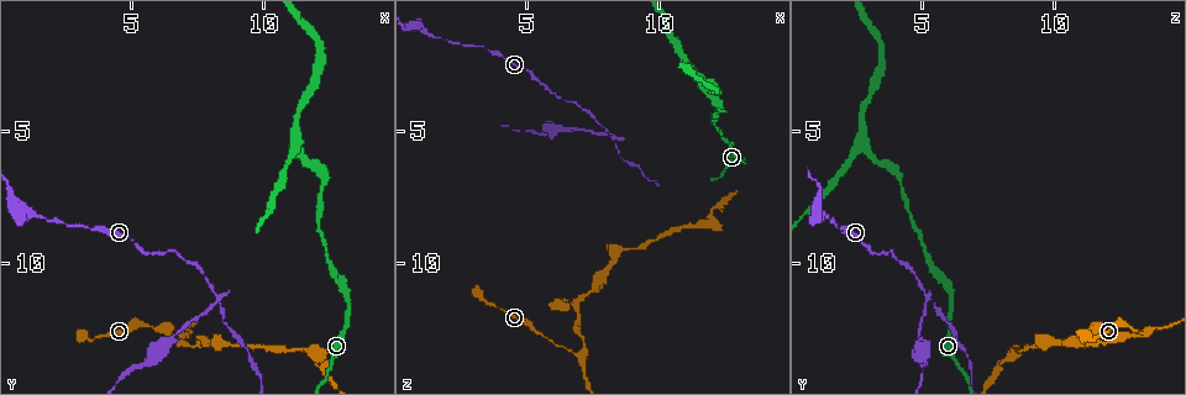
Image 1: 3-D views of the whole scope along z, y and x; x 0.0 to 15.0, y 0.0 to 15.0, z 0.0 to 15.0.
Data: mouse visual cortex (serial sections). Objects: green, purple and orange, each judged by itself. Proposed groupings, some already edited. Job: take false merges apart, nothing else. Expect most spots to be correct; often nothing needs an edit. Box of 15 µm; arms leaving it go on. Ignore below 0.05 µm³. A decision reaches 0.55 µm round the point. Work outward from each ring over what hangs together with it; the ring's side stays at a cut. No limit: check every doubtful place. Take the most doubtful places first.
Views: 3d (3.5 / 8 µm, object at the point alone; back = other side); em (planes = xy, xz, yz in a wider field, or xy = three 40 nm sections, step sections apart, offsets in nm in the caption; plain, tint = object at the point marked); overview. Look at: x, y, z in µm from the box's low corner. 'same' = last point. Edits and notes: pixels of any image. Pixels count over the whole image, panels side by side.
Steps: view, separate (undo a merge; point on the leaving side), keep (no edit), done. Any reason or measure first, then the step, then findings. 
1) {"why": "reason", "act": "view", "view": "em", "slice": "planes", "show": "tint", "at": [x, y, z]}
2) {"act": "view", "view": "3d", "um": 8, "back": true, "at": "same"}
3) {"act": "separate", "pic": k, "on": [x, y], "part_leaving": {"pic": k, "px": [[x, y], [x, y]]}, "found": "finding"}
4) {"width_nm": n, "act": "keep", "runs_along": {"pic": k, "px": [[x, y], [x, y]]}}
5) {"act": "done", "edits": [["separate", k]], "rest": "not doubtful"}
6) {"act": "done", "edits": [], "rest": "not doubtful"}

{"why": "thin neck", "act": "view", "view": "3d", "um": 3.5, "at": [8.3, 11.3, 5.2]}

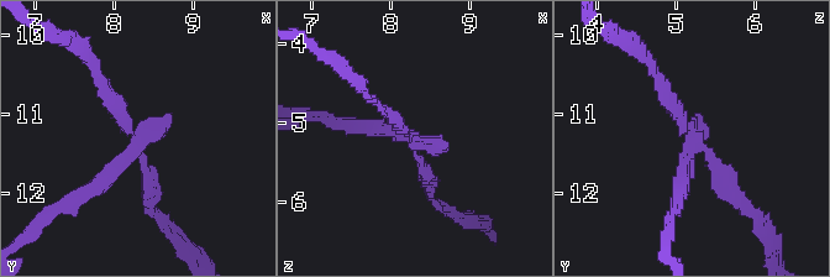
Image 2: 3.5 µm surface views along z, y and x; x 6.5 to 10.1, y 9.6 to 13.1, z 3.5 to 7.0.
{"why": "now the EM", "act": "view", "view": "em", "slice": "xy", "step": 2, "show": "tint", "at": [8.25, 11.35, 5.20]}

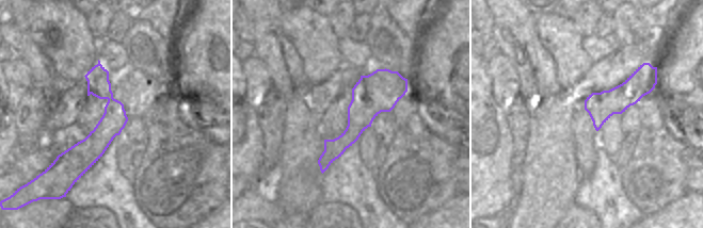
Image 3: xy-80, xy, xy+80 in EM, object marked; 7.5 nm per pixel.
{"act": "separate", "pic": 2, "on": [109, 173], "part_leaving": {"pic": 2, "px": [[132, 135], [125, 161], [53, 210]]}, "found": "two cells meet here"}

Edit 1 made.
{"act": "view", "view": "overview"}

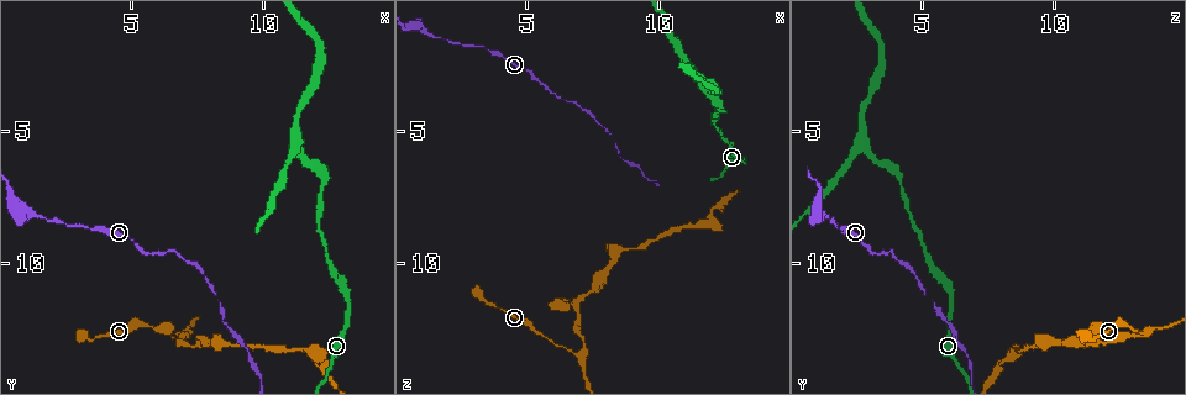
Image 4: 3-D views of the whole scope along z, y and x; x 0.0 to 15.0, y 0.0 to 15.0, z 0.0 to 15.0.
{"why": "side arm on a straight run", "act": "view", "view": "3d", "um": 3.5, "at": [7.1, 12.6, 13.5]}

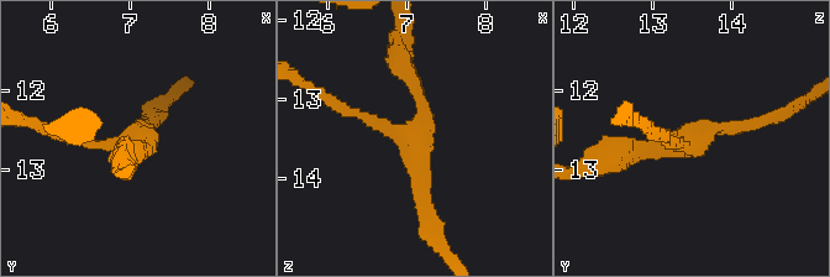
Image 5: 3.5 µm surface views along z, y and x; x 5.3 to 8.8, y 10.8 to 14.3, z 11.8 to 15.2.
{"arms": 3, "arm_widths_nm": [150, 200, 200], "act": "view", "view": "em", "slice": "xy", "step": 2, "show": "plain", "at": [7.05, 12.65, 13.45]}

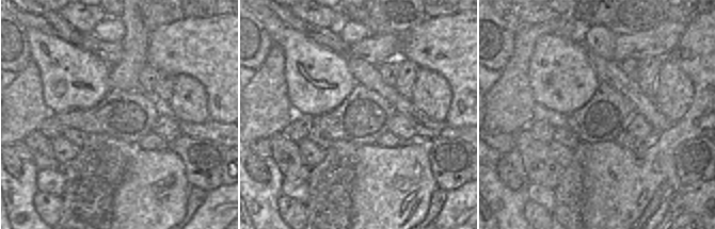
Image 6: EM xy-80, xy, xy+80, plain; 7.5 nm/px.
{"act": "view", "view": "em", "slice": "xy", "step": 2, "show": "tint", "at": "same"}

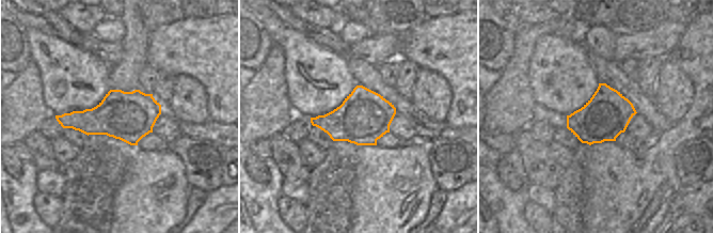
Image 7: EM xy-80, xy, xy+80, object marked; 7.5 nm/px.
{"act": "keep", "runs_along": {"pic": 5, "px": [[337, 106], [413, 135], [420, 94], [402, 66]]}, "found": "one cell here"}

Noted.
{"why": "arms part here", "act": "view", "view": "3d", "um": 8, "at": [11.4, 5.5, 2.7]}

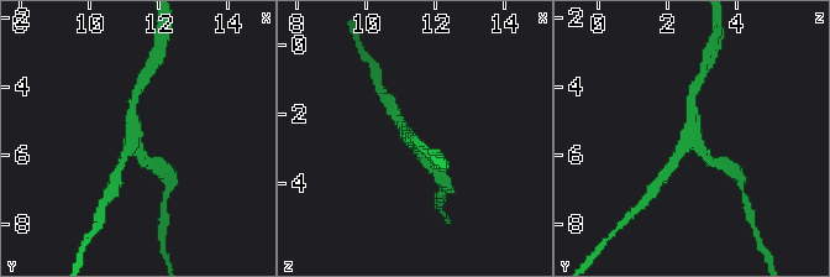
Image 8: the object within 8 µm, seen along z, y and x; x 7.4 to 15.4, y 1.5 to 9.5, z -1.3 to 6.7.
{"act": "view", "view": "3d", "um": 3.5, "at": [11.3, 5.5, 2.8]}

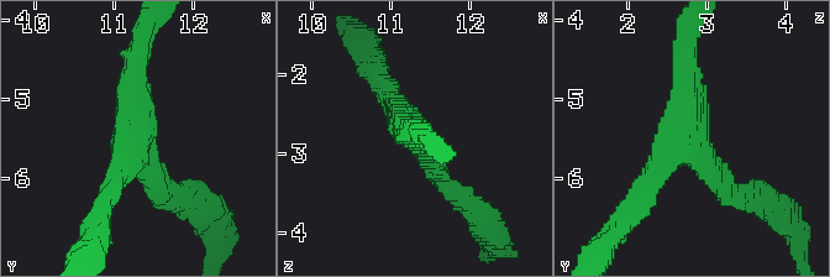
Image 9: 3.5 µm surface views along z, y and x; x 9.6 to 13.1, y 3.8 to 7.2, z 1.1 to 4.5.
{"arms": 3, "arm_widths_nm": [300, 300, 350], "act": "keep", "runs_along": {"pic": 9, "px": [[737, 194], [689, 141], [683, 55]]}, "found": "continuous, no second cell"}

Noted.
{"why": "three-way junction", "act": "view", "view": "3d", "um": 3.5, "at": [6.8, 13.0, 11.4]}

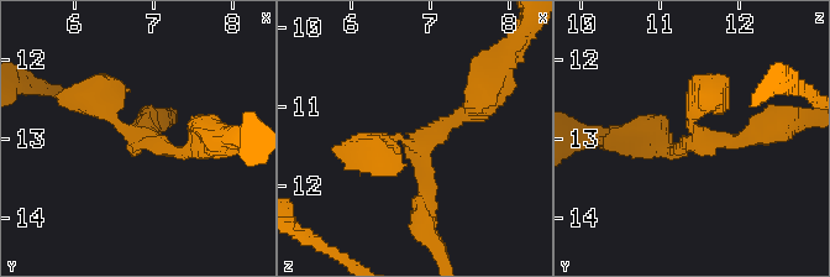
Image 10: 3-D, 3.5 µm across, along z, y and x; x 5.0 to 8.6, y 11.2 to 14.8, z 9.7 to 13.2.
{"arms": 3, "arm_widths_nm": [200, 250, 350], "why": "shape alone is not enough", "act": "view", "view": "em", "slice": "xy", "step": 3, "show": "tint", "at": [6.85, 13.00, 11.50]}

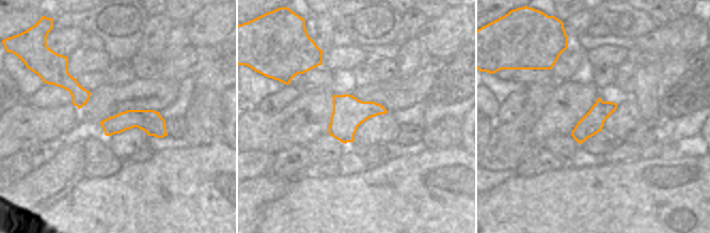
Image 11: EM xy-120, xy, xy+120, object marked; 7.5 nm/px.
{"why": "cut it another way", "act": "view", "view": "em", "slice": "xy", "step": 2, "show": "tint", "at": "same"}

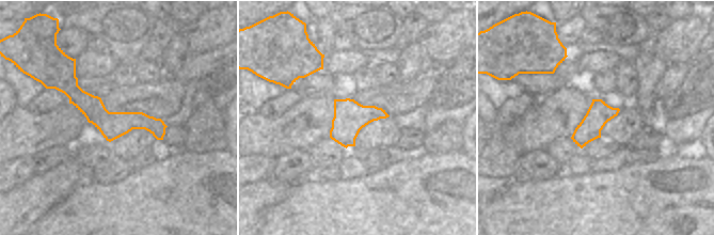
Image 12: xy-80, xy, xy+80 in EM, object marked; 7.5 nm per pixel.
{"act": "keep", "runs_along": {"pic": 10, "px": [[425, 221], [418, 142], [482, 102]]}, "found": "all the same cell"}

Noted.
{"act": "done", "edits": [["separate", 2]], "rest": "not doubtful"}

